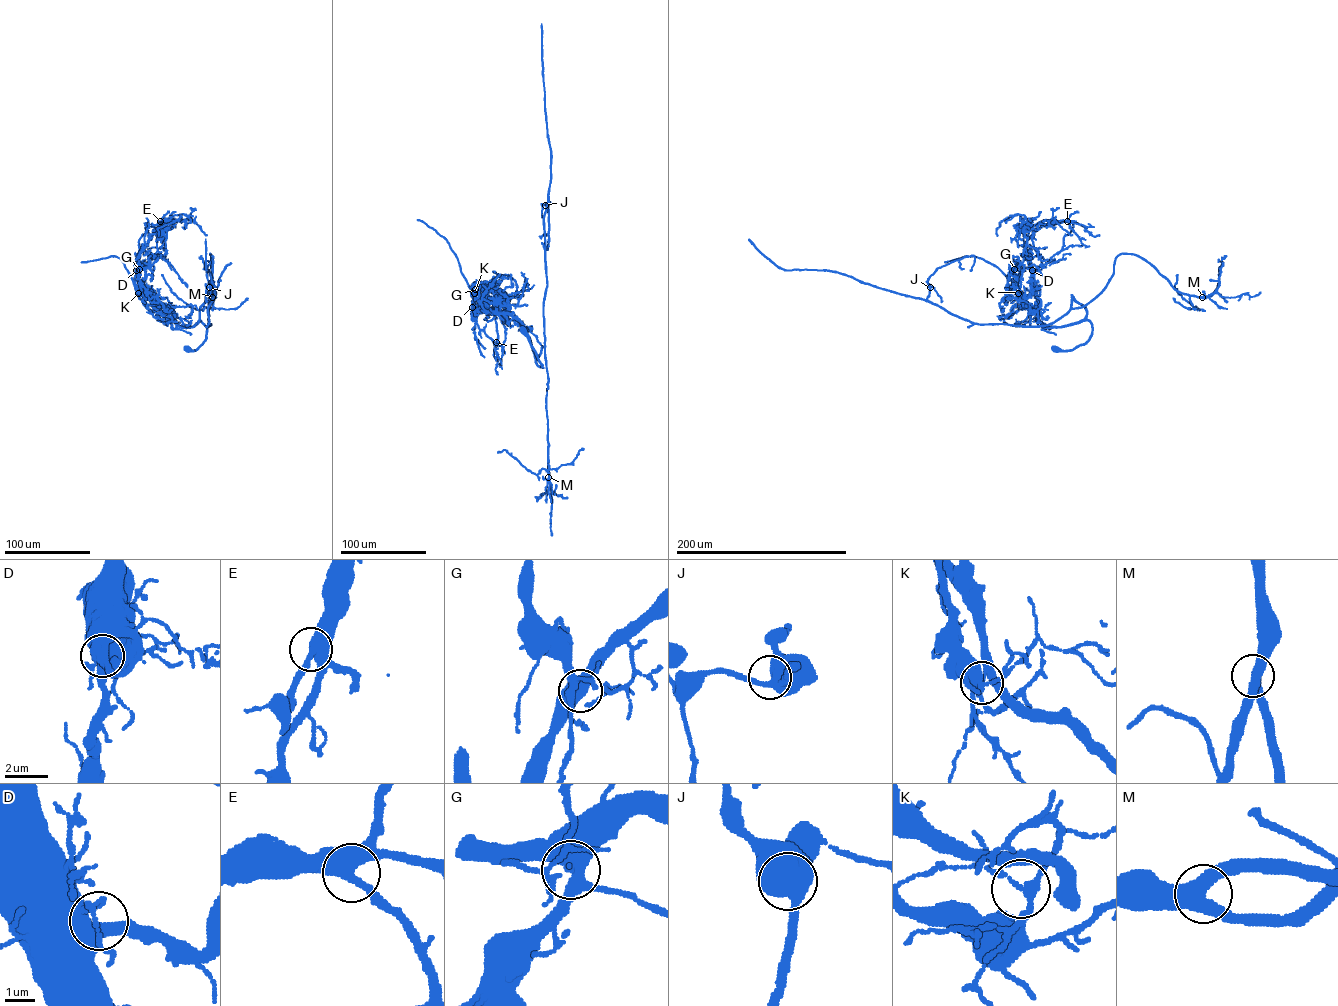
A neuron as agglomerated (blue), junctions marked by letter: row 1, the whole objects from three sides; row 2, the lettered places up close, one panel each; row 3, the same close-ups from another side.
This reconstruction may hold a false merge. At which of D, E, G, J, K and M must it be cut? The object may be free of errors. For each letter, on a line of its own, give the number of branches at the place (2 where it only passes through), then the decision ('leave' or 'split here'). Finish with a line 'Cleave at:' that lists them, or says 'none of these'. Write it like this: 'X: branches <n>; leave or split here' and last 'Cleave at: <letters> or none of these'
D: branches 2; leave
E: branches 3; leave
G: branches 2; leave
J: branches 3; leave
K: branches 3; split here
M: branches 3; leave
Cleave at: K

